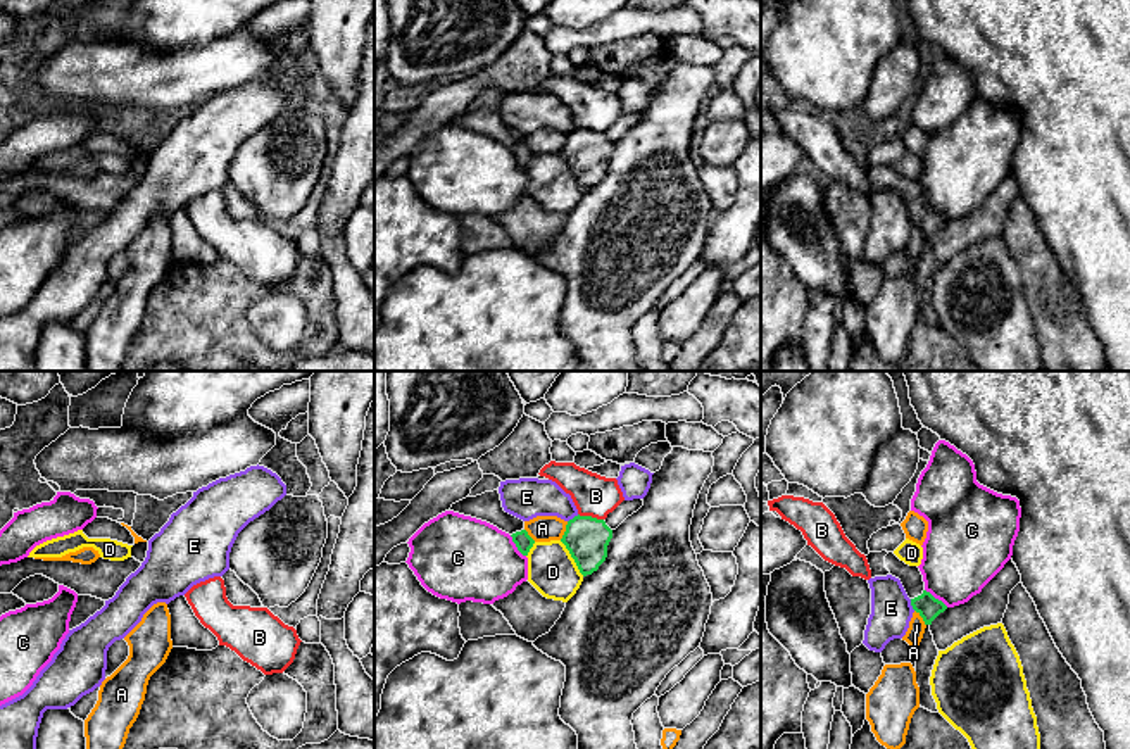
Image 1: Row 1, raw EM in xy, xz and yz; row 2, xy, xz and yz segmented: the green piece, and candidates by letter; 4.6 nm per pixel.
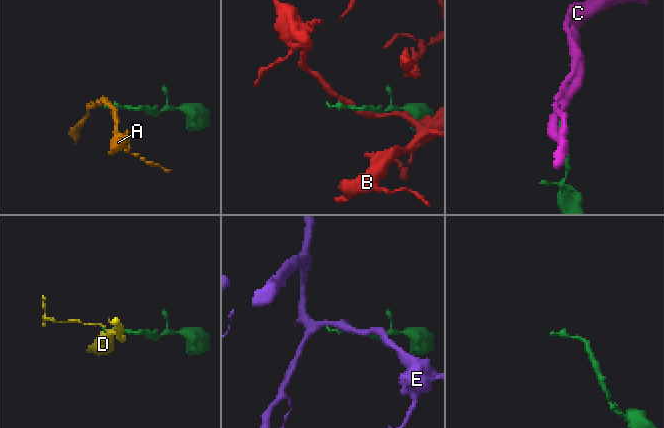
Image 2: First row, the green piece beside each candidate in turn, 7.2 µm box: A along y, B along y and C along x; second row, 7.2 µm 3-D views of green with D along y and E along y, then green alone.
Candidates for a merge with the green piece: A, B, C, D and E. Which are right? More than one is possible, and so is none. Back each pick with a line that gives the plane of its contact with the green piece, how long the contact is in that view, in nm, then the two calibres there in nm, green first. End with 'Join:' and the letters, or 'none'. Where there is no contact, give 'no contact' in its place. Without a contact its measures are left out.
Join: none

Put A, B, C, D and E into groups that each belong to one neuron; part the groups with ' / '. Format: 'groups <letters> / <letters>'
groups A / B / C / D / E

